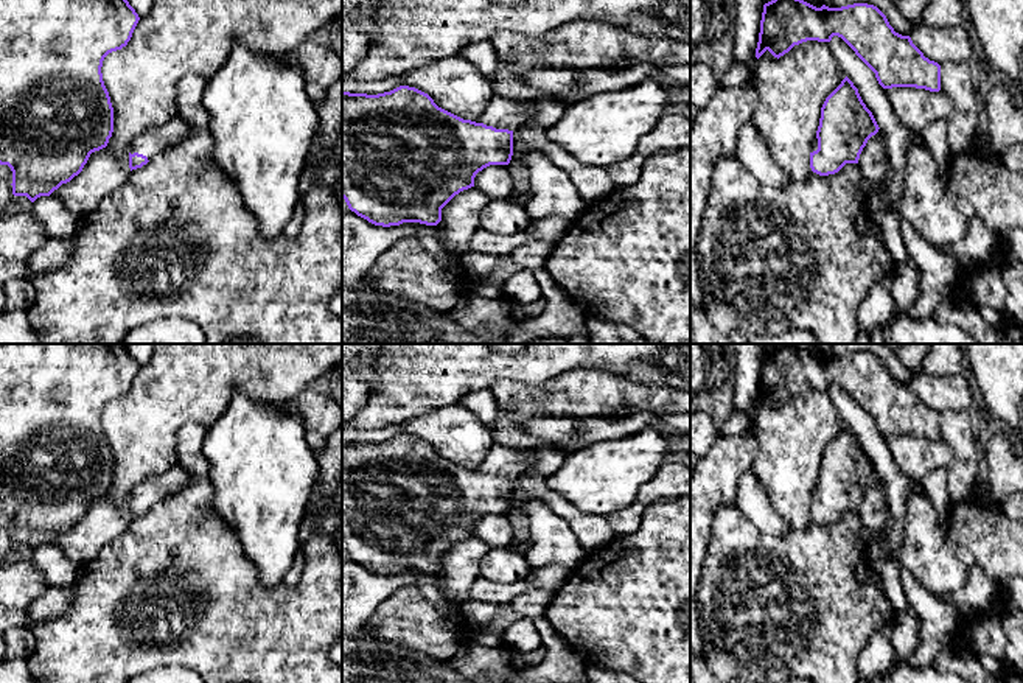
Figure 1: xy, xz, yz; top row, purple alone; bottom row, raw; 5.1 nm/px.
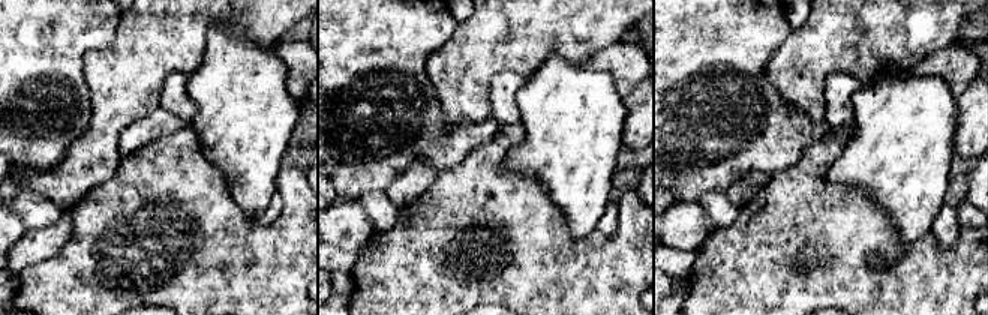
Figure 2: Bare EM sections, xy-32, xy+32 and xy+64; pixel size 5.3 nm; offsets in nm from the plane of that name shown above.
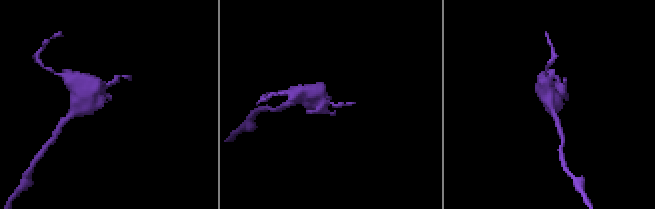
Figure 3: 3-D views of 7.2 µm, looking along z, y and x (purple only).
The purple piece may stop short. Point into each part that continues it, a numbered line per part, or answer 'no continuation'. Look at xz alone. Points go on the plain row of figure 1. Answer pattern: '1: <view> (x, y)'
1: xz (502, 462)

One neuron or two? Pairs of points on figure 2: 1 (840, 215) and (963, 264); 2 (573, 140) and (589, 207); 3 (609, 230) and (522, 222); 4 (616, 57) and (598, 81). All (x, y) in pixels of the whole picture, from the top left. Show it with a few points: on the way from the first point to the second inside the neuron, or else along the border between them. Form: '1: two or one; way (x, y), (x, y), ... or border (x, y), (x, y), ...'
1: one; way (847, 254), (871, 278), (924, 278)
2: one; way (573, 156), (580, 191)
3: two; border (619, 204), (616, 231), (612, 236), (597, 231)
4: two; border (583, 63), (591, 69), (606, 71), (622, 98)

